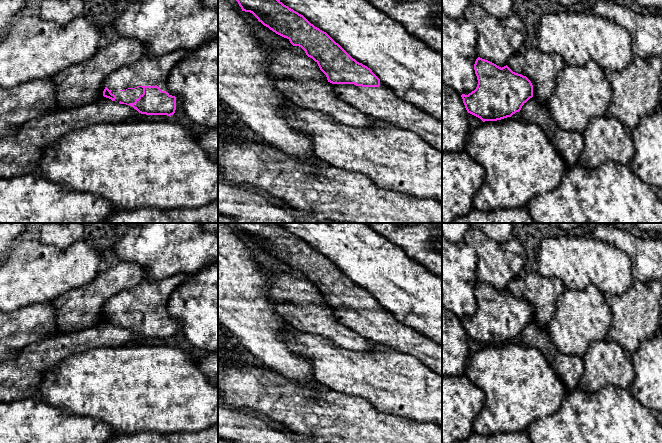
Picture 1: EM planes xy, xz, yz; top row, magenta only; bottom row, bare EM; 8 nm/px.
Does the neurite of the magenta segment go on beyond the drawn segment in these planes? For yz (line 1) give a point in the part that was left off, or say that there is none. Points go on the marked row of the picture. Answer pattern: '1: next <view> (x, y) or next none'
1: next none

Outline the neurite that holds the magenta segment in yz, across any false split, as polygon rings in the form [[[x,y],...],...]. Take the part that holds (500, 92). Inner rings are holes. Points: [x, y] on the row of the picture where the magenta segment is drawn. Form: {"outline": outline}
{"outline": [[[478,57],[474,70],[477,87],[461,97],[467,112],[483,122],[511,117],[533,97],[531,81],[526,76],[513,72],[507,65],[501,68]]]}

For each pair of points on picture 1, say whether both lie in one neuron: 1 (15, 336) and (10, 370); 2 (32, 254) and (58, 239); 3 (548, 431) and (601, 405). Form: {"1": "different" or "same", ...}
{"1": "different", "2": "different", "3": "same"}

